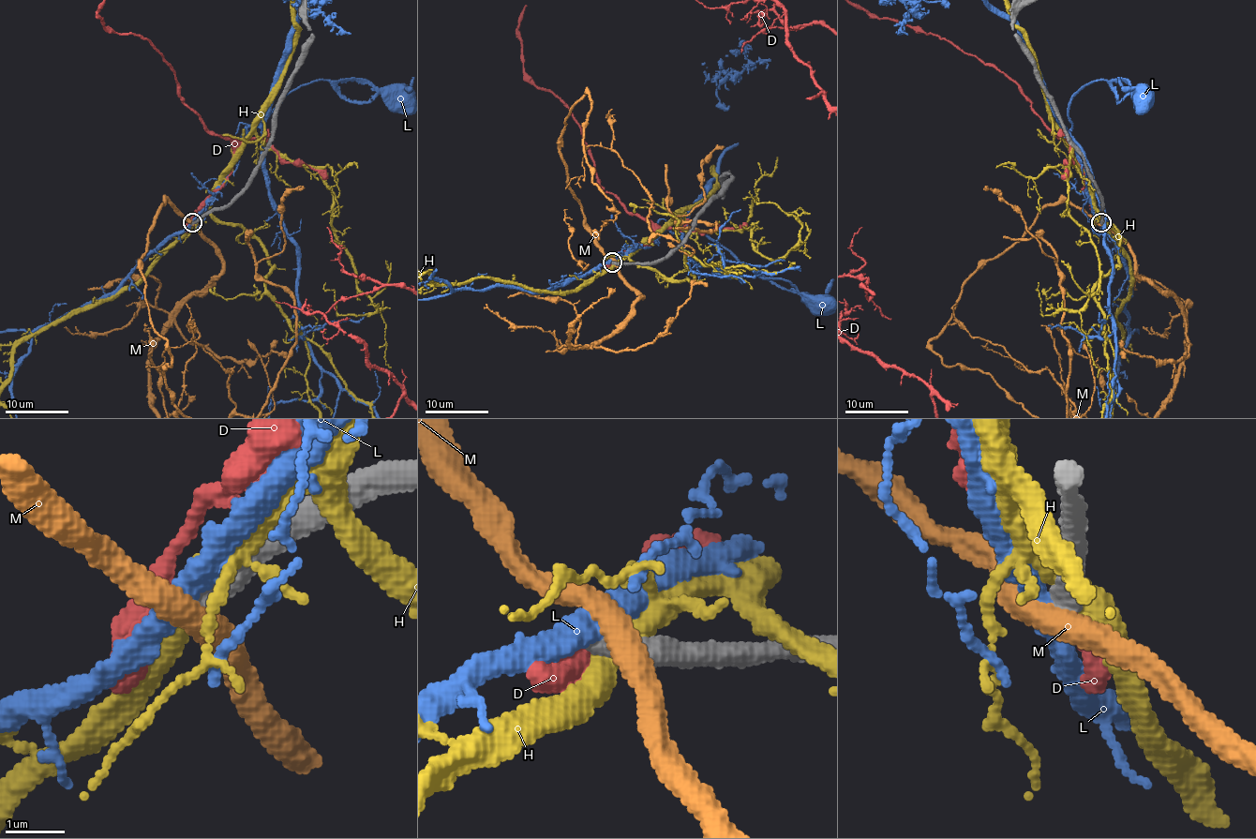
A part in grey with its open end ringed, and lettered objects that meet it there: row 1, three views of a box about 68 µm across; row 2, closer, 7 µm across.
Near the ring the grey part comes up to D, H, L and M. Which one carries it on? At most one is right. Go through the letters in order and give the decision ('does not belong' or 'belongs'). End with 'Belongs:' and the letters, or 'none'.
D: does not belong
H: does not belong
L: does not belong
M: does not belong
Belongs: none

